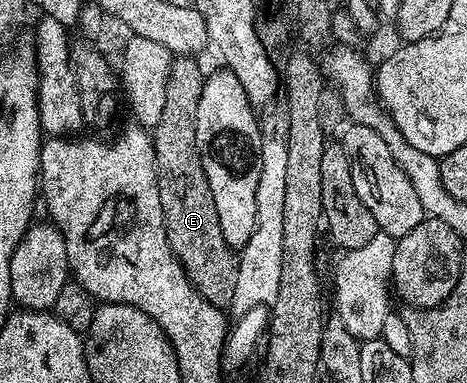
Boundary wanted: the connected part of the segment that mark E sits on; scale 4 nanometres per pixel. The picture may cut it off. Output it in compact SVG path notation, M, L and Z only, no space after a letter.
M180 56L168 67L166 104L162 107L162 117L151 131L152 147L156 153L156 179L166 236L174 256L200 295L210 300L210 304L228 308L234 300L238 258L233 247L228 246L222 236L218 208L214 208L214 196L210 192L210 184L206 180L206 172L196 147L198 96L202 96L206 77L205 71L200 71L196 62L199 61L195 57Z

